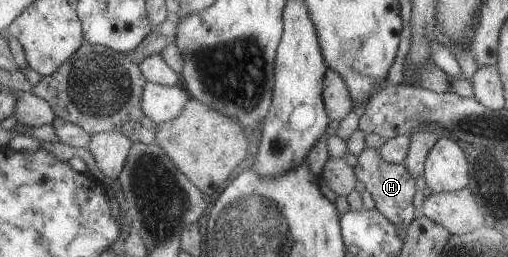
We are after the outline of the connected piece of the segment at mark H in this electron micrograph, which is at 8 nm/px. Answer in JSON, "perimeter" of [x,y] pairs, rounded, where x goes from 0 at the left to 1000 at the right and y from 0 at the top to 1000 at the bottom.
{"perimeter":[[[717,564],[715,580],[703,607],[701,642],[695,665],[703,700],[709,700],[719,724],[719,739],[728,751],[736,782],[738,813],[766,856],[778,883],[793,879],[799,887],[805,864],[817,848],[813,837],[811,763],[815,763],[815,696],[795,654],[795,642],[760,634],[750,623],[750,607],[740,580]]]}

